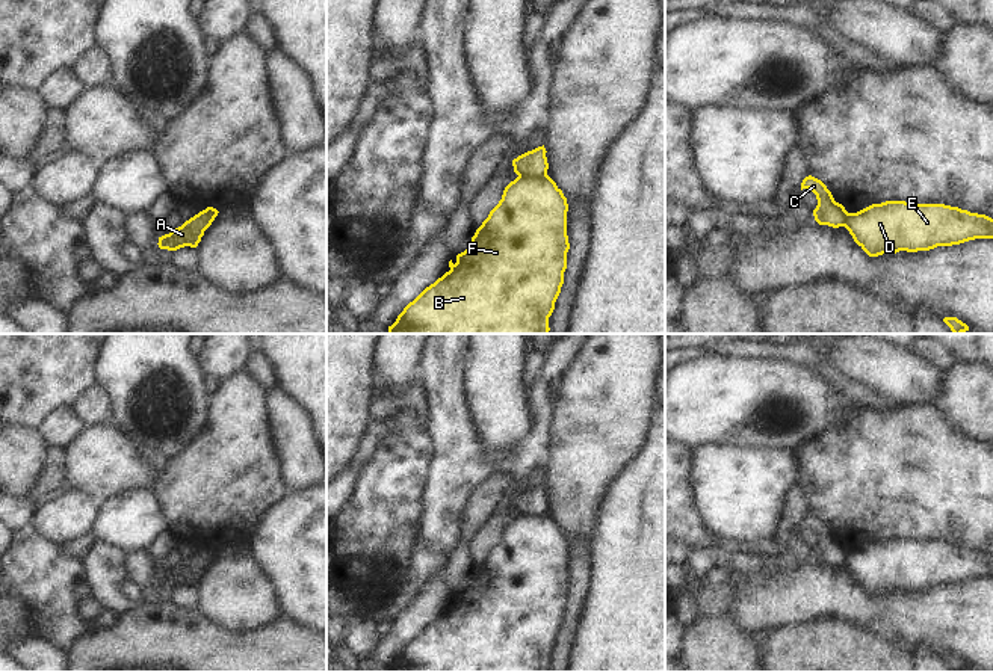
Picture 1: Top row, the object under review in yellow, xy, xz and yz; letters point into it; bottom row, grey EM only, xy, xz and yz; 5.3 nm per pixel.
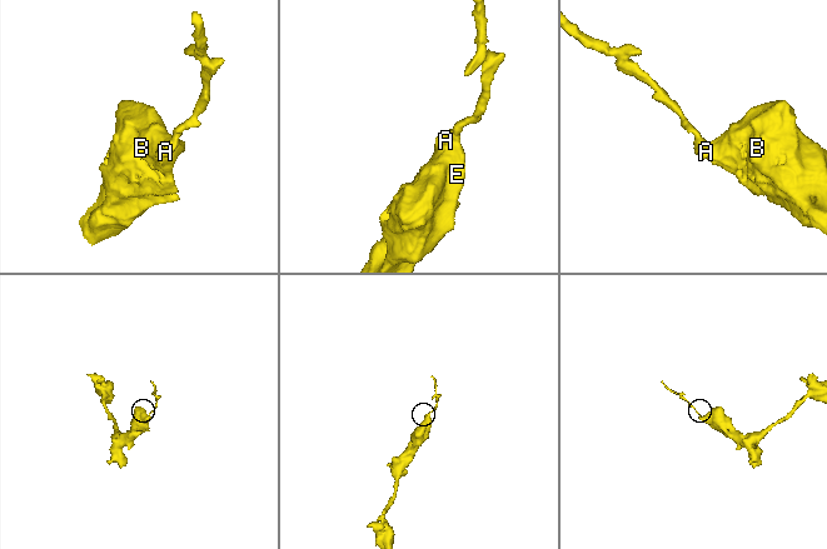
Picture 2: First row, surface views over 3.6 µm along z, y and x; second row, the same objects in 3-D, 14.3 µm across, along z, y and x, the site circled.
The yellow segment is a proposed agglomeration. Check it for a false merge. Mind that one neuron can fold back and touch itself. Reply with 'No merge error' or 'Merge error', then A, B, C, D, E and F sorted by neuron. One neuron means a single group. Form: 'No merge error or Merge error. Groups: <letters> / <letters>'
Merge error. Groups: A C / B D E F.

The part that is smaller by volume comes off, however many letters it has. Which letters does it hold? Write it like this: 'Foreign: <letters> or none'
Foreign: A, C.

